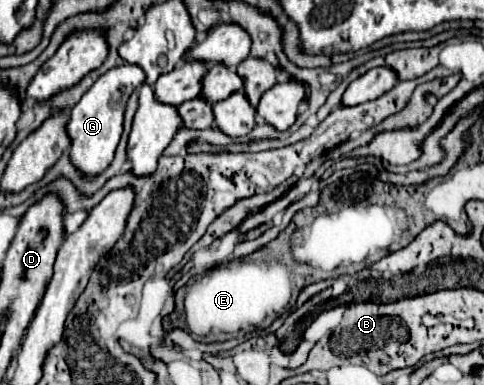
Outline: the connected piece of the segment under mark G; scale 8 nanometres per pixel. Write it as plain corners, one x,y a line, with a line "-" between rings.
122,64
106,74
102,74
92,88
82,96
82,100
72,108
70,112
70,122
66,126
68,136
72,140
70,146
70,158
72,162
84,170
88,176
100,174
114,158
114,150
118,146
120,134
122,134
122,120
124,120
124,108
134,92
142,82
146,80
146,74
140,66
134,64

